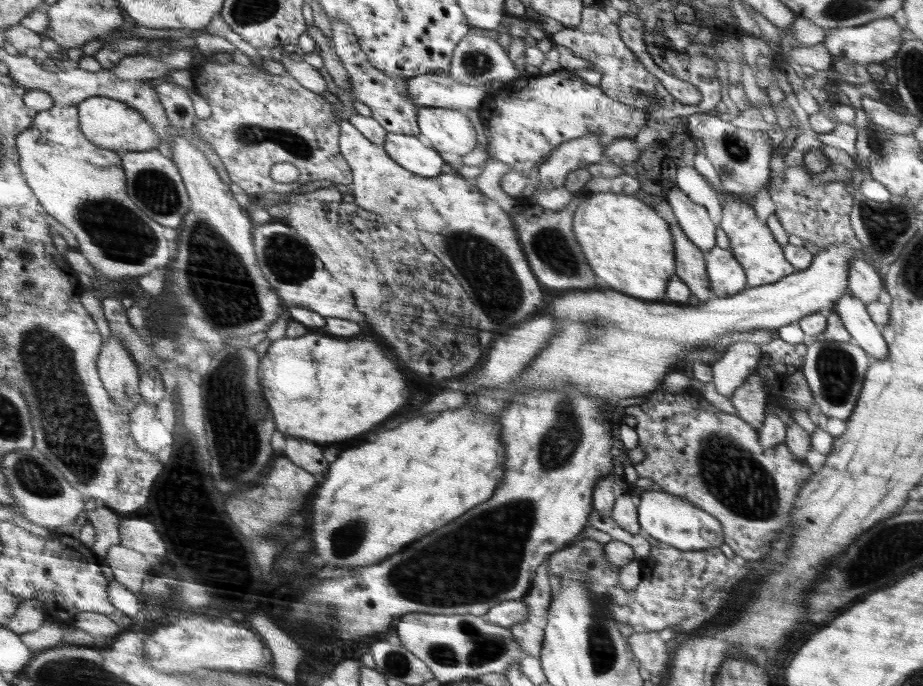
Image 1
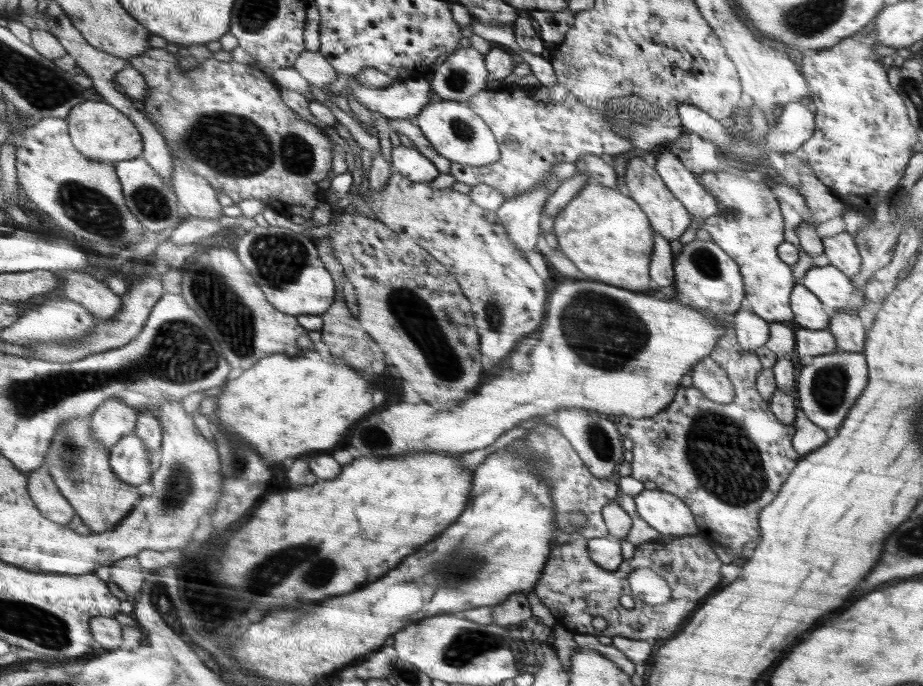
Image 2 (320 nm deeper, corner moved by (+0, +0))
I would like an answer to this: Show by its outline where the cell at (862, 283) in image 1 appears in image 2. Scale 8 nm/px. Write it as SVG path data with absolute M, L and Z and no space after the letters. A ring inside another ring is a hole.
M840 232L831 238L823 239L824 254L829 258L829 264L841 270L846 276L854 276L861 267L861 256L857 249L854 238L849 233Z

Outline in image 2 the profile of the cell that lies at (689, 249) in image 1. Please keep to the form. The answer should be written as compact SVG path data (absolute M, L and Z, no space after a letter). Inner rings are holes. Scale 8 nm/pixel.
M632 158L628 162L625 184L629 190L629 196L647 213L652 229L658 232L664 240L670 243L678 240L682 234L686 233L690 226L690 213L680 200L669 191L661 176L657 174L657 171L648 166L643 158Z

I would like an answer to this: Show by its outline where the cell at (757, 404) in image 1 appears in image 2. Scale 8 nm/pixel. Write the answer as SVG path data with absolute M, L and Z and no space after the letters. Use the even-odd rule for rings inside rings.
M710 356L700 359L690 370L692 376L692 387L701 390L706 398L716 403L728 404L734 400L735 388L727 378L727 372Z

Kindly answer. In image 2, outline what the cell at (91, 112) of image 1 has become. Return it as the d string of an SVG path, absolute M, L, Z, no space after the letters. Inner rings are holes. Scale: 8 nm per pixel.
M88 100L74 108L66 119L70 126L71 141L84 156L94 161L108 161L112 164L128 161L143 155L143 136L134 122L114 105L105 101Z

